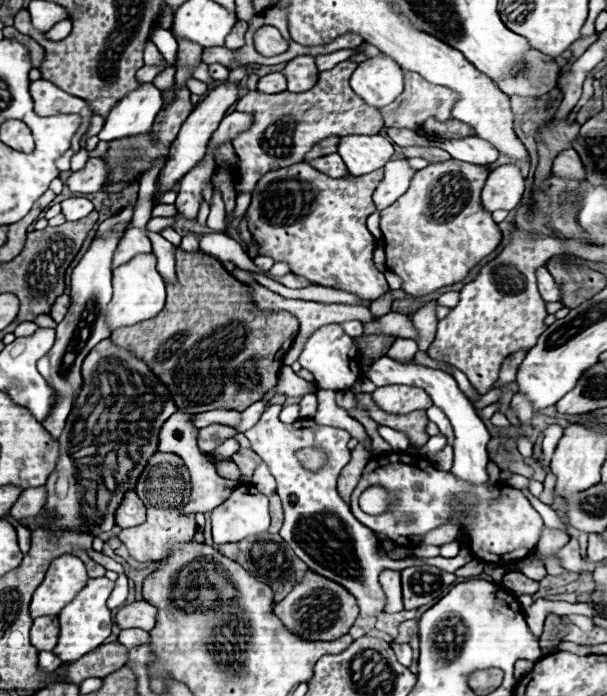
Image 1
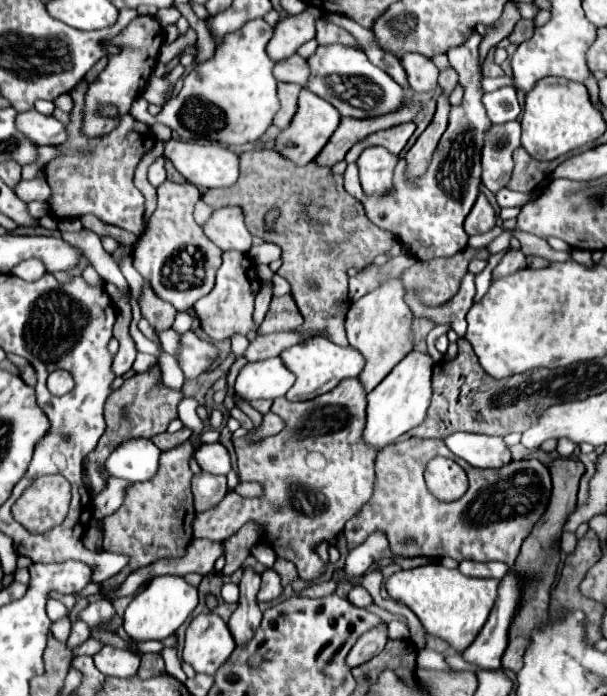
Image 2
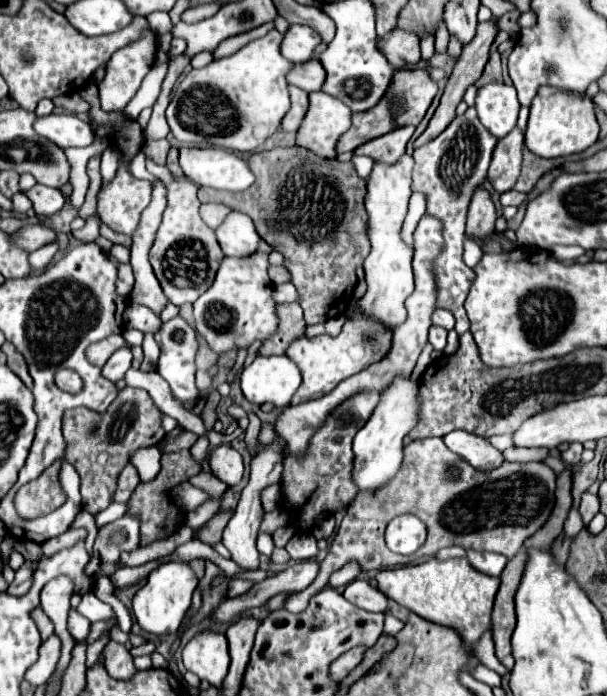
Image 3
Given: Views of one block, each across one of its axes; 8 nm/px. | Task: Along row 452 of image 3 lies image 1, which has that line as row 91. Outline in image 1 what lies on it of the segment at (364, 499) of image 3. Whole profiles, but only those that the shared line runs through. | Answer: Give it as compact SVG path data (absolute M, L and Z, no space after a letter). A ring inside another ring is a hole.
M406 72L406 86L404 92L390 104L390 106L382 106L380 114L384 118L384 124L390 128L408 128L408 130L422 130L424 122L428 116L438 116L440 122L450 120L450 110L454 108L454 102L458 100L458 94L454 94L452 90L446 90L446 86L434 86L430 82L426 82L420 74L414 72Z

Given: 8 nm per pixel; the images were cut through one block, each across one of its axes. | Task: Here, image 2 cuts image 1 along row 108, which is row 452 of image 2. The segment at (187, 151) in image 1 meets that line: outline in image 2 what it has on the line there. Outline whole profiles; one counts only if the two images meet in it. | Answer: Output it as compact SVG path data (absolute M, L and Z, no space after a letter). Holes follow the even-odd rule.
M220 442L198 446L194 452L194 458L198 466L210 474L228 474L232 470L232 458Z

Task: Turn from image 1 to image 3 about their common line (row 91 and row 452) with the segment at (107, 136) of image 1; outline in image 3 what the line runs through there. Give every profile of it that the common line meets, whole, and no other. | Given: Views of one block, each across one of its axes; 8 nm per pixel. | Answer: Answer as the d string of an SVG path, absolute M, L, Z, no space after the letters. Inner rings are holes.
M156 446L150 448L140 448L132 456L132 464L136 466L140 480L150 482L158 472L160 472L160 450Z

